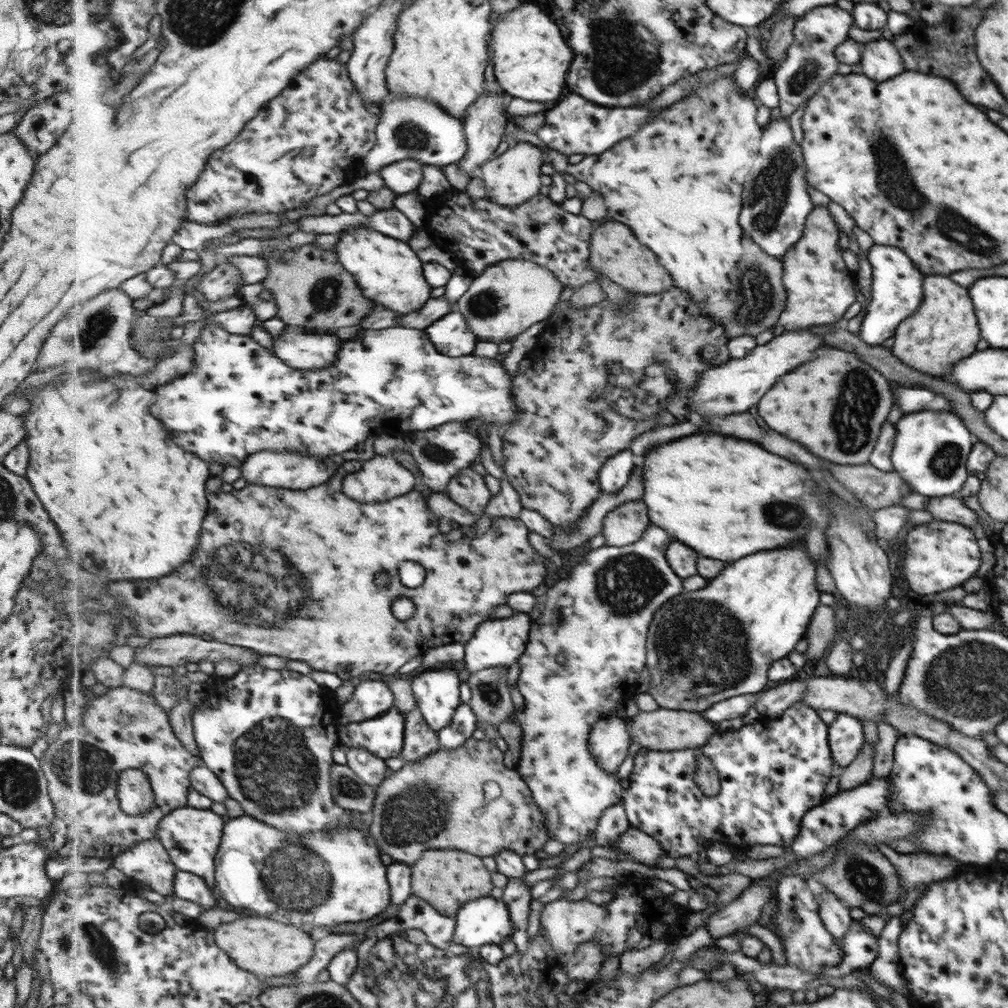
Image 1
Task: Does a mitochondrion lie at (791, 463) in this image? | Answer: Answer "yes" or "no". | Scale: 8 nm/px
no

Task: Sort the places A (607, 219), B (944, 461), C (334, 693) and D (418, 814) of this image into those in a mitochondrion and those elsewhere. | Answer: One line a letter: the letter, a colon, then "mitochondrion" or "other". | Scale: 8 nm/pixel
A: other
B: mitochondrion
C: other
D: mitochondrion

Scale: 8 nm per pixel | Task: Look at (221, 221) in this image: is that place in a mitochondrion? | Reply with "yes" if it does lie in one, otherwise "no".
no

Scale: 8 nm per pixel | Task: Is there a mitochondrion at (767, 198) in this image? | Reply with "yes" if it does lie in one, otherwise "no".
yes

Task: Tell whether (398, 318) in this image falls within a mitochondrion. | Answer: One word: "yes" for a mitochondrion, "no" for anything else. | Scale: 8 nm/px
no

